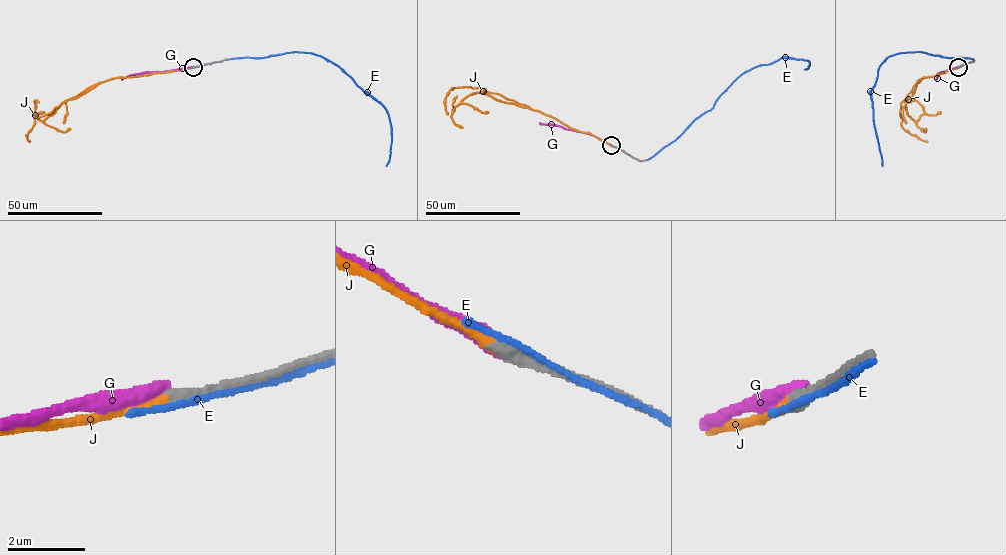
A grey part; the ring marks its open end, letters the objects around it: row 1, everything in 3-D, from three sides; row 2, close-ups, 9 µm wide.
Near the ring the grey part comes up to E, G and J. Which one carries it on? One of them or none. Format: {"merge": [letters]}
{"merge": ["J"]}

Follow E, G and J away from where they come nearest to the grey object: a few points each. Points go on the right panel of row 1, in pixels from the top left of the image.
E: (959, 67), (974, 61), (906, 52), (889, 56), (881, 64), (870, 92), (882, 166)
G: (958, 67), (940, 72), (936, 79)
J: (958, 67), (919, 79), (901, 103), (901, 125), (927, 142)

